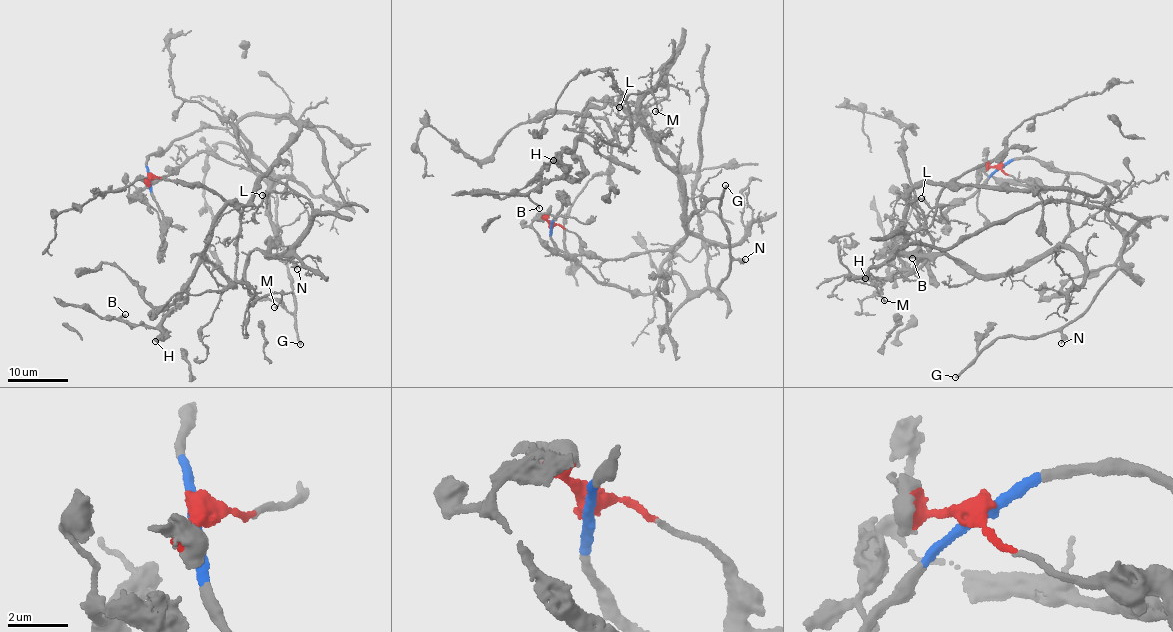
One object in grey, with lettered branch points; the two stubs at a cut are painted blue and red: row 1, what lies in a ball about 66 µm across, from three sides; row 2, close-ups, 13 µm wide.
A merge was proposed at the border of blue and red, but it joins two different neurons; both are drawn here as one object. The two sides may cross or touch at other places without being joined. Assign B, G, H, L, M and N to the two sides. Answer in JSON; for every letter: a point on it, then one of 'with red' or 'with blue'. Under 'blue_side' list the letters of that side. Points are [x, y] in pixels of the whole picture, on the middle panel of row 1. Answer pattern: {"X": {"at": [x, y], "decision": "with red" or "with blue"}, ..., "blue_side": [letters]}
{"B": {"at": [539, 208], "decision": "with blue"}, "G": {"at": [725, 185], "decision": "with blue"}, "H": {"at": [553, 160], "decision": "with blue"}, "L": {"at": [619, 107], "decision": "with red"}, "M": {"at": [655, 111], "decision": "with red"}, "N": {"at": [745, 259], "decision": "with blue"}, "blue_side": ["B", "G", "H", "N"]}

